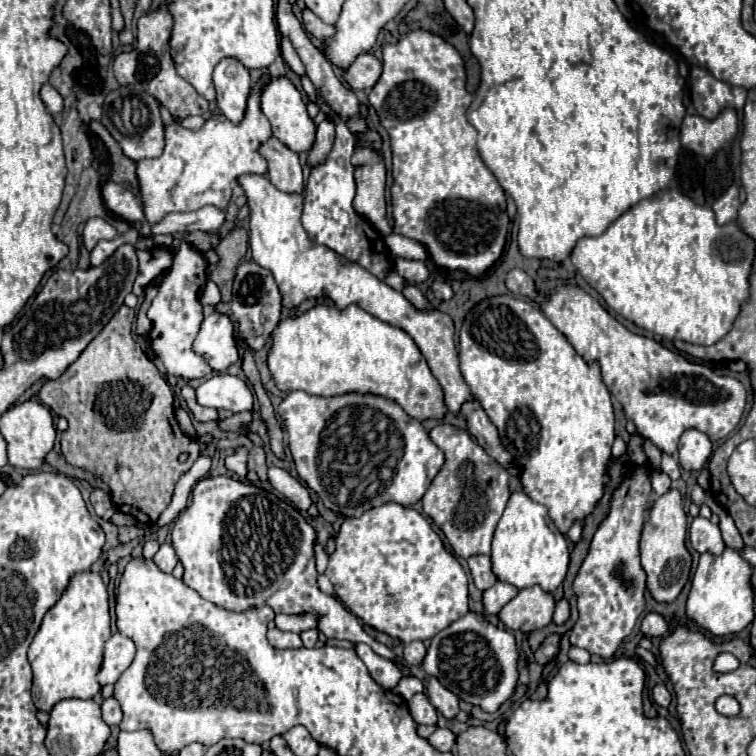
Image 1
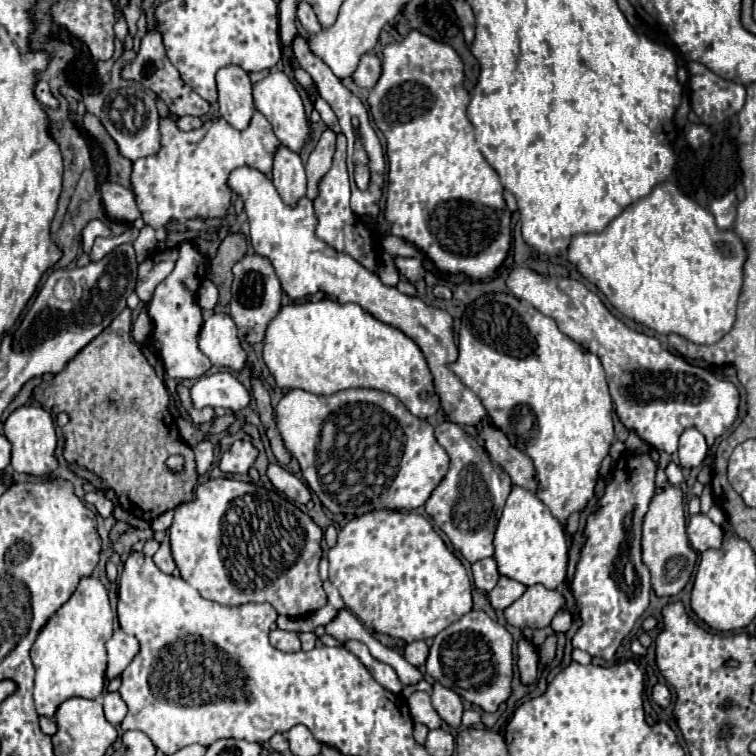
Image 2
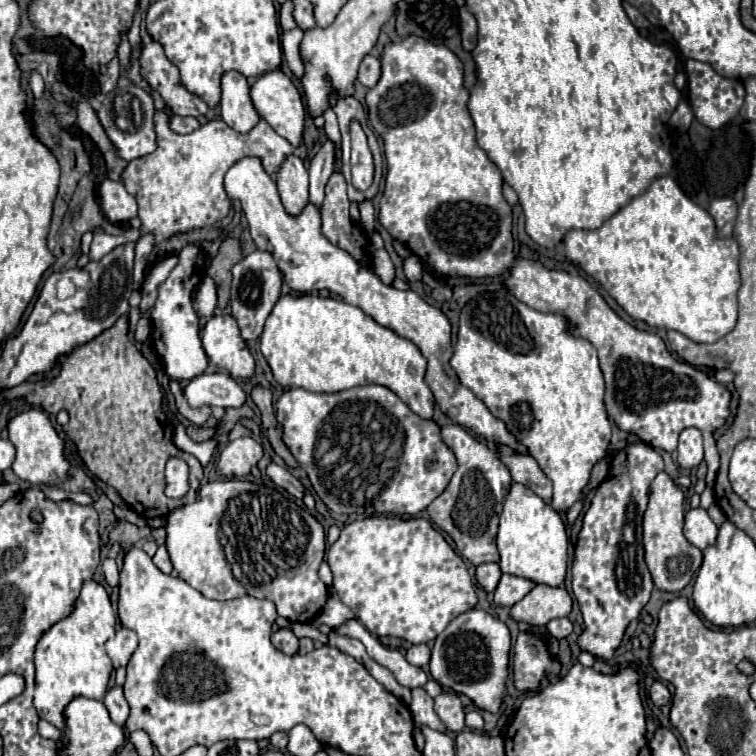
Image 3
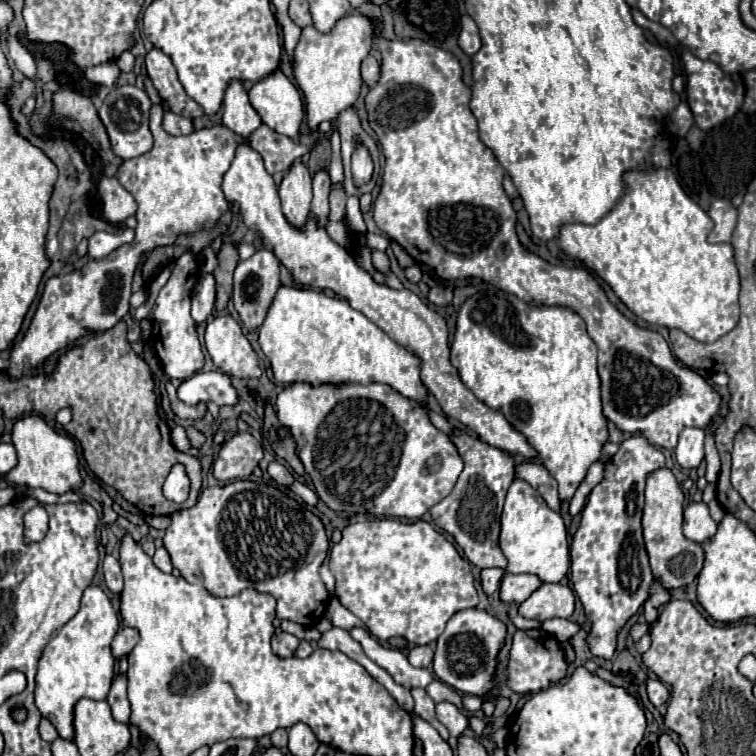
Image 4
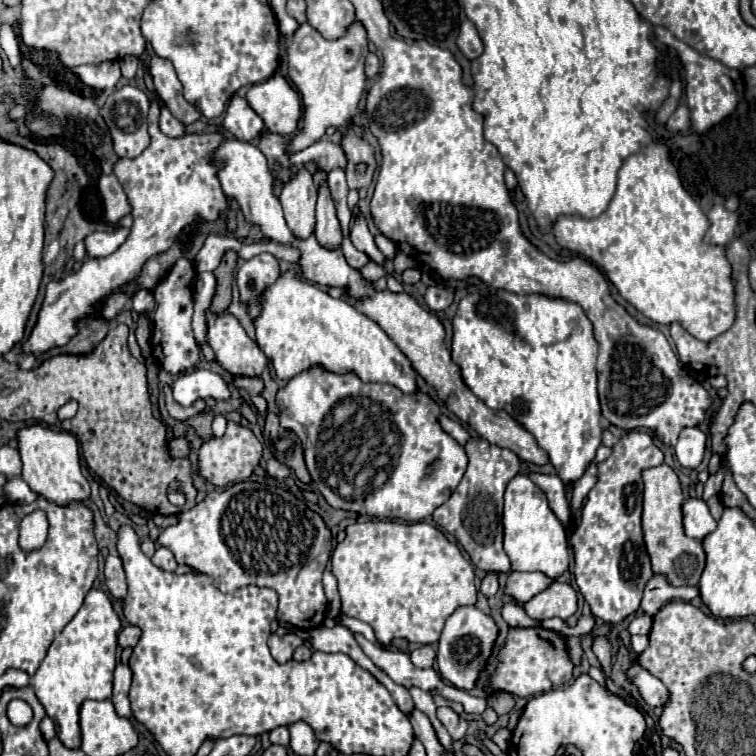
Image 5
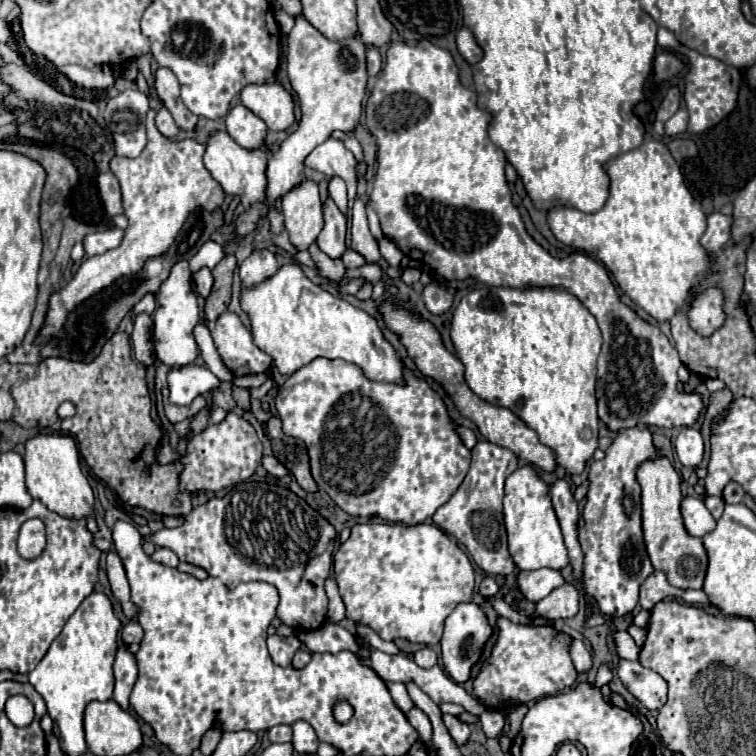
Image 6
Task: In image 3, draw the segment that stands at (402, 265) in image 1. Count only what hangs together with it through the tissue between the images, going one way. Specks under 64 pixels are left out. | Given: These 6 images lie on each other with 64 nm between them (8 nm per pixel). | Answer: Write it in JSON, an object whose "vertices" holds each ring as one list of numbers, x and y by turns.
{"vertices":[[416,254,404,258,402,264,404,264,404,276,408,278,408,282,418,282,422,278,422,262]]}

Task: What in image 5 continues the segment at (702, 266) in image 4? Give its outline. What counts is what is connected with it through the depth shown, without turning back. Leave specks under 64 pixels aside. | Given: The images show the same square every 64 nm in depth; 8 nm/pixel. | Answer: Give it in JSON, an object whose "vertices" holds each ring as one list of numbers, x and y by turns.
{"vertices":[[652,142,638,154,624,160,618,172,616,194,602,216,592,220,584,220,578,216,560,216,554,224,556,242,600,268,616,286,620,296,638,312,642,312,656,324,670,326,674,322,680,322,688,334,698,340,710,342,716,336,724,334,732,326,732,320,736,320,736,288,732,284,732,266,726,258,726,248,704,244,706,230,706,214,682,188,676,166,670,162,668,148,660,142]]}

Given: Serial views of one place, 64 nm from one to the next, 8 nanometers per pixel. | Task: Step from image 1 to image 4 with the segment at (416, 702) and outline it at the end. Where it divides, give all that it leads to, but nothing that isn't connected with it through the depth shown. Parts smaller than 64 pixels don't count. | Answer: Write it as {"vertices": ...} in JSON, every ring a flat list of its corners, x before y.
{"vertices":[[412,688,412,698,414,698,414,714,416,716,420,716,422,720,428,720,438,732,440,732,440,736,444,738,444,740,448,740,448,730,446,730,446,726,442,726,440,722,438,722,438,718,436,718,436,714,434,714,434,700,426,694,426,690,424,688]]}

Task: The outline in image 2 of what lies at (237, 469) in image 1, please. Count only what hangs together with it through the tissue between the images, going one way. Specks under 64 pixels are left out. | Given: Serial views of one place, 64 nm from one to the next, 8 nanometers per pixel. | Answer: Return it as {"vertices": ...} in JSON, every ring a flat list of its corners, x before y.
{"vertices":[[238,440,230,446,228,452,224,452,220,460,220,470,226,474,246,474,256,456,258,456,258,450,250,442]]}

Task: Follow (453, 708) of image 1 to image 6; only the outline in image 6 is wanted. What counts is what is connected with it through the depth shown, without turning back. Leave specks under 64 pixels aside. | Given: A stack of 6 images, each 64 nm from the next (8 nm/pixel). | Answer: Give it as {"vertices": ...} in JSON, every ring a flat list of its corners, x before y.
{"vertices":[[442,714,442,720,444,720,444,724,446,724,446,728,448,728,448,732,450,732,450,736,454,738,454,742,460,746,460,744,464,744,466,740,468,740,468,736,470,736,470,730,468,730,468,724,464,724,464,722,460,722,456,716,452,716,452,714]]}

